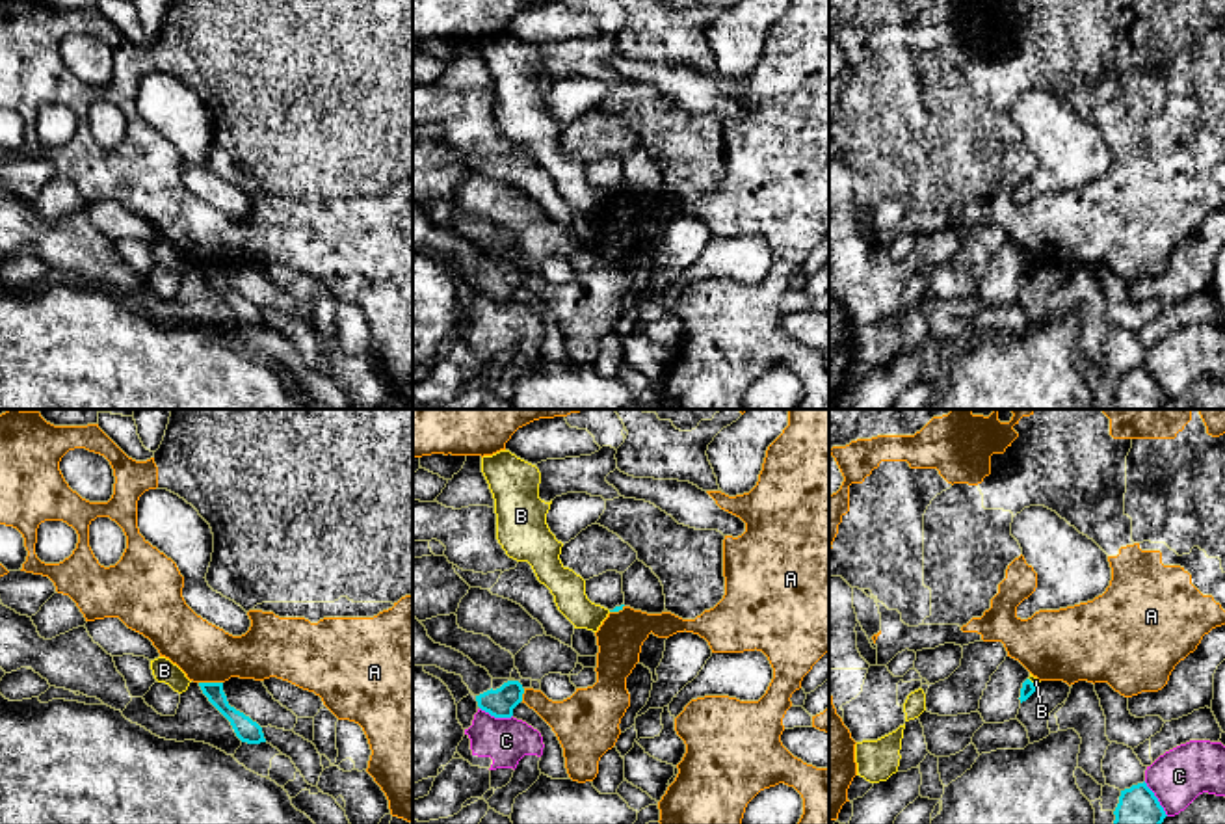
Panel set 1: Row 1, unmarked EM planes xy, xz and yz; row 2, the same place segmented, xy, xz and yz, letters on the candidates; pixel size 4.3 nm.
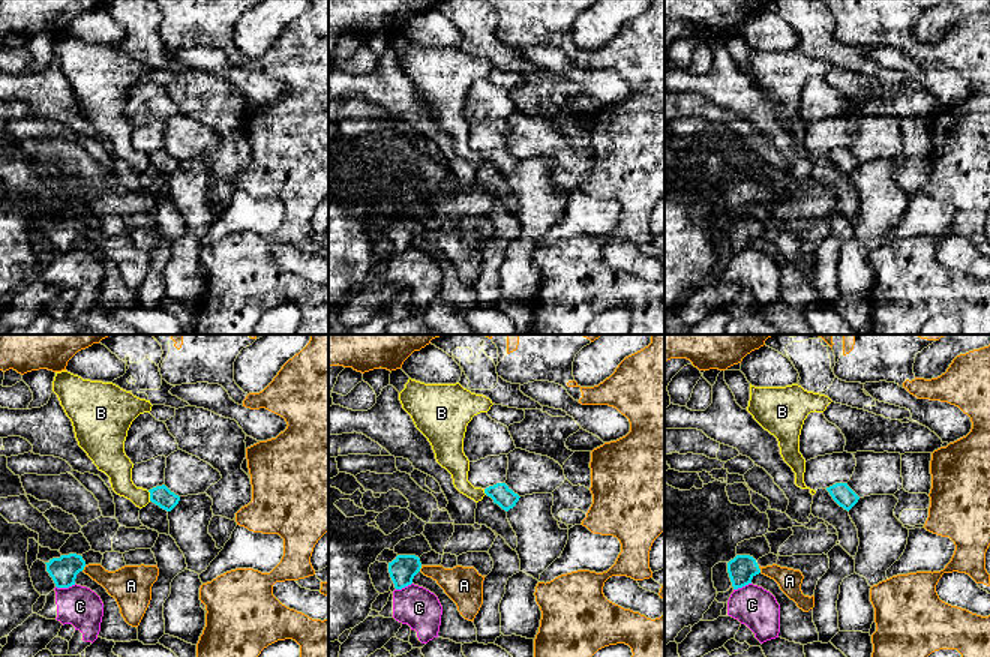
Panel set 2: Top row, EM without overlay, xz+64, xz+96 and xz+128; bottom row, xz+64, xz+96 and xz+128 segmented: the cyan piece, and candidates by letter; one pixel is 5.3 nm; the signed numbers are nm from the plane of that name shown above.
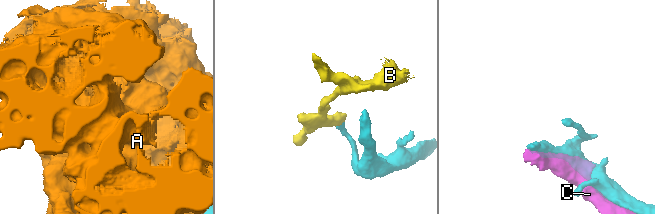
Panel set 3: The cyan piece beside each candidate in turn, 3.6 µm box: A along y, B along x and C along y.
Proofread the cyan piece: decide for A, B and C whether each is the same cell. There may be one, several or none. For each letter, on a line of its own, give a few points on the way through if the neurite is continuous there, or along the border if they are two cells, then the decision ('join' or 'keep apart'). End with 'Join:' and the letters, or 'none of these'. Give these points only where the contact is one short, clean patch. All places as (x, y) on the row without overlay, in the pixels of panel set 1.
A: keep apart
B: border along yz (1028, 261), (1036, 272); keep apart
C: keep apart
Join: none of these

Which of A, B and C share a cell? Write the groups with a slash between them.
A / B / C

